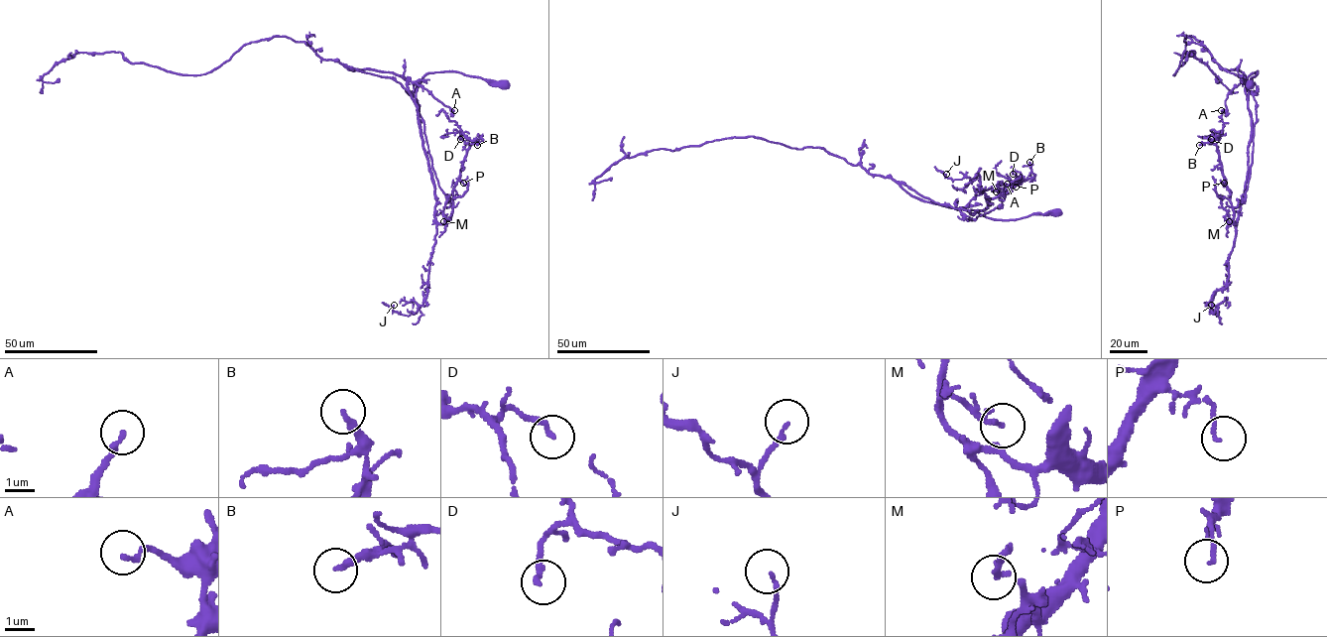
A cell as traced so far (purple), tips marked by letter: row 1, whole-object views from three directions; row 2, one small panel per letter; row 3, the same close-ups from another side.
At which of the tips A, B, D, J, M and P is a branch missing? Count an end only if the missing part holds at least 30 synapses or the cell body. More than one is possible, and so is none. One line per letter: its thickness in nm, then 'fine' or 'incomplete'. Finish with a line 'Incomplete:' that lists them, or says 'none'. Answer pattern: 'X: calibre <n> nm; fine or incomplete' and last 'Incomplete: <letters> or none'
A: calibre 160 nm; fine
B: calibre 240 nm; fine
D: calibre 170 nm; fine
J: calibre 130 nm; fine
M: calibre 170 nm; fine
P: calibre 120 nm; fine
Incomplete: none

